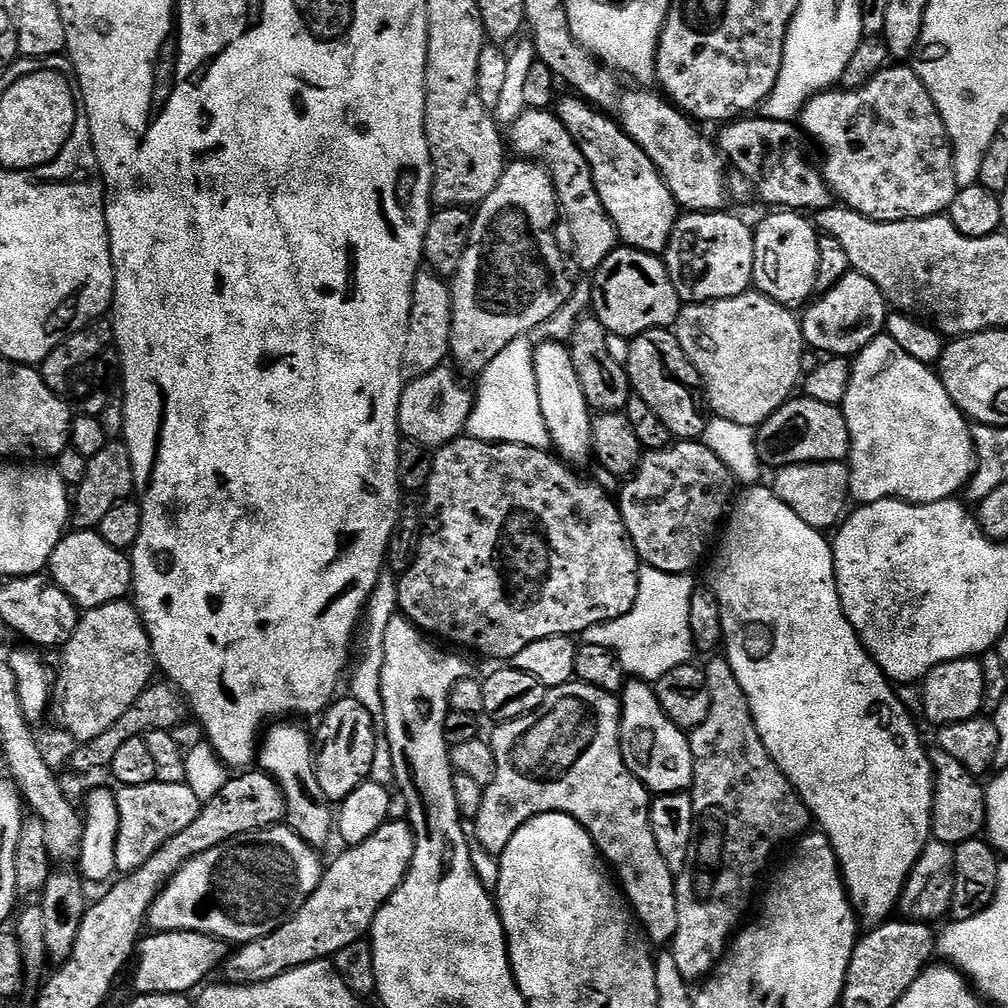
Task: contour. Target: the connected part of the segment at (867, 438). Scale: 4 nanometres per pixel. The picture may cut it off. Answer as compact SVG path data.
M882 334L874 338L874 342L867 344L861 352L856 353L852 360L852 377L850 386L846 390L846 398L842 405L846 418L846 426L850 430L852 449L848 452L848 494L857 505L873 504L879 500L904 500L907 504L933 504L943 500L951 500L957 494L965 491L966 485L976 471L976 453L972 447L972 430L967 416L960 407L946 394L946 386L942 386L939 375L929 365L918 362L918 358L910 358L894 338Z

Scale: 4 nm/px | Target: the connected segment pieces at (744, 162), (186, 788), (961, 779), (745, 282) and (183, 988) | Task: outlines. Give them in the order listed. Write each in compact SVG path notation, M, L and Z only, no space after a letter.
M756 114L751 118L737 118L721 128L724 129L720 132L720 140L718 139L720 152L733 169L736 167L744 175L745 182L756 188L756 196L762 203L773 204L771 207L776 210L795 210L801 214L815 214L833 207L832 189L824 181L823 171L808 161L808 152L804 149L805 133L793 121L770 120Z
M147 784L146 786L121 787L116 792L118 802L118 842L114 850L116 871L127 874L138 870L142 862L149 860L152 855L174 834L182 834L194 818L198 818L202 801L188 784Z
M939 750L931 753L932 779L935 780L932 795L932 836L938 843L955 846L967 840L977 839L985 831L986 791L985 785L958 758Z
M728 210L690 212L681 215L673 226L672 237L662 259L668 267L670 282L674 282L674 290L678 290L685 305L734 298L753 287L756 238L751 227L747 228L730 213Z
M158 932L148 934L141 939L134 953L132 984L141 996L179 996L191 993L191 988L199 989L205 983L204 979L212 971L219 969L230 955L230 948L225 941L207 936L201 932Z

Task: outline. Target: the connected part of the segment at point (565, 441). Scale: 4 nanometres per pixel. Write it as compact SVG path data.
M560 342L537 343L534 348L534 374L538 382L538 402L542 406L542 418L548 427L548 433L552 439L552 448L569 465L580 466L584 459L592 456L592 422L593 409L588 407L586 394L582 394L582 382L578 382L578 374L574 374L574 362L570 358L567 347Z

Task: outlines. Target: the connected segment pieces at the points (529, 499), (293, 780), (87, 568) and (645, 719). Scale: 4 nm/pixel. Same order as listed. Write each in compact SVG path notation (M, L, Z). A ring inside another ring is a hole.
M461 434L450 443L443 445L432 457L432 469L428 486L423 493L422 531L420 544L416 547L416 557L398 580L399 611L414 627L432 638L449 640L460 648L469 648L480 656L489 656L496 662L515 661L516 655L530 642L538 642L551 636L583 634L595 624L605 624L607 620L622 618L634 606L638 598L638 582L642 561L636 553L634 542L620 518L620 505L601 484L591 478L579 476L559 455L543 448L527 448L521 444L487 444L473 436Z
M276 722L263 733L258 748L258 764L263 771L276 779L286 805L286 824L307 842L311 848L323 849L323 844L334 836L334 812L325 803L316 777L314 740L296 722Z
M72 530L61 535L58 546L54 546L54 554L48 559L47 571L50 579L80 610L112 604L133 591L131 559L110 546L110 542L106 542L96 530Z
M629 679L622 689L620 701L620 749L626 766L644 783L649 793L665 796L691 789L690 740L659 704L651 683Z

